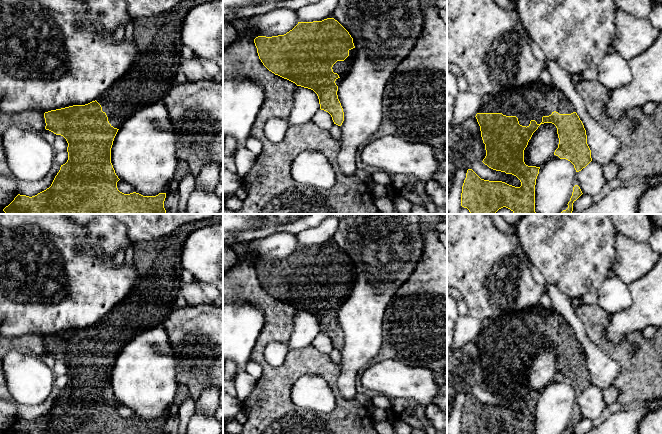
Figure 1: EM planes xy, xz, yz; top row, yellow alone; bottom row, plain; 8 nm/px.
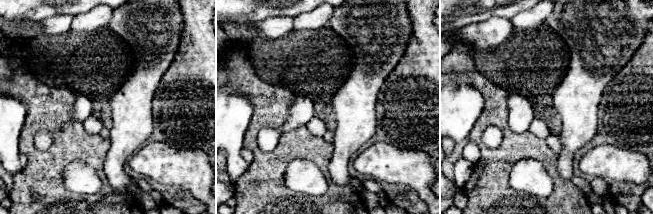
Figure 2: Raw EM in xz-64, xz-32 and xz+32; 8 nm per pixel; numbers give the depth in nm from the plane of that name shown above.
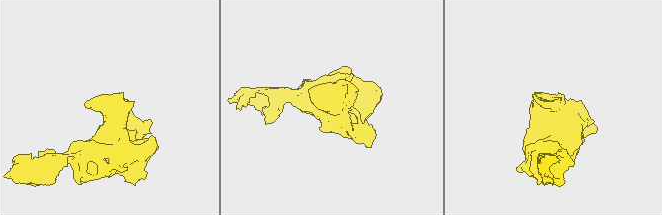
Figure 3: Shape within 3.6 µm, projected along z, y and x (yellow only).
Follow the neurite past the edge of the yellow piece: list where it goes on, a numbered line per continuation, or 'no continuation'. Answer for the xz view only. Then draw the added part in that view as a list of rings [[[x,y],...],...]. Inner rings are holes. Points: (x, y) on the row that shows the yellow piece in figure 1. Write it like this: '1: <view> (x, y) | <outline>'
1: xz (341, 68) | [[[355,48],[349,50],[349,56],[344,61],[337,61],[332,69],[334,73],[339,75],[339,78],[336,79],[335,83],[338,86],[346,74],[351,70],[352,65],[355,59]]]

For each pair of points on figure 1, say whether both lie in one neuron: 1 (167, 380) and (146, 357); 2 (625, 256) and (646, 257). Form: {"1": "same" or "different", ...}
{"1": "same", "2": "same"}

